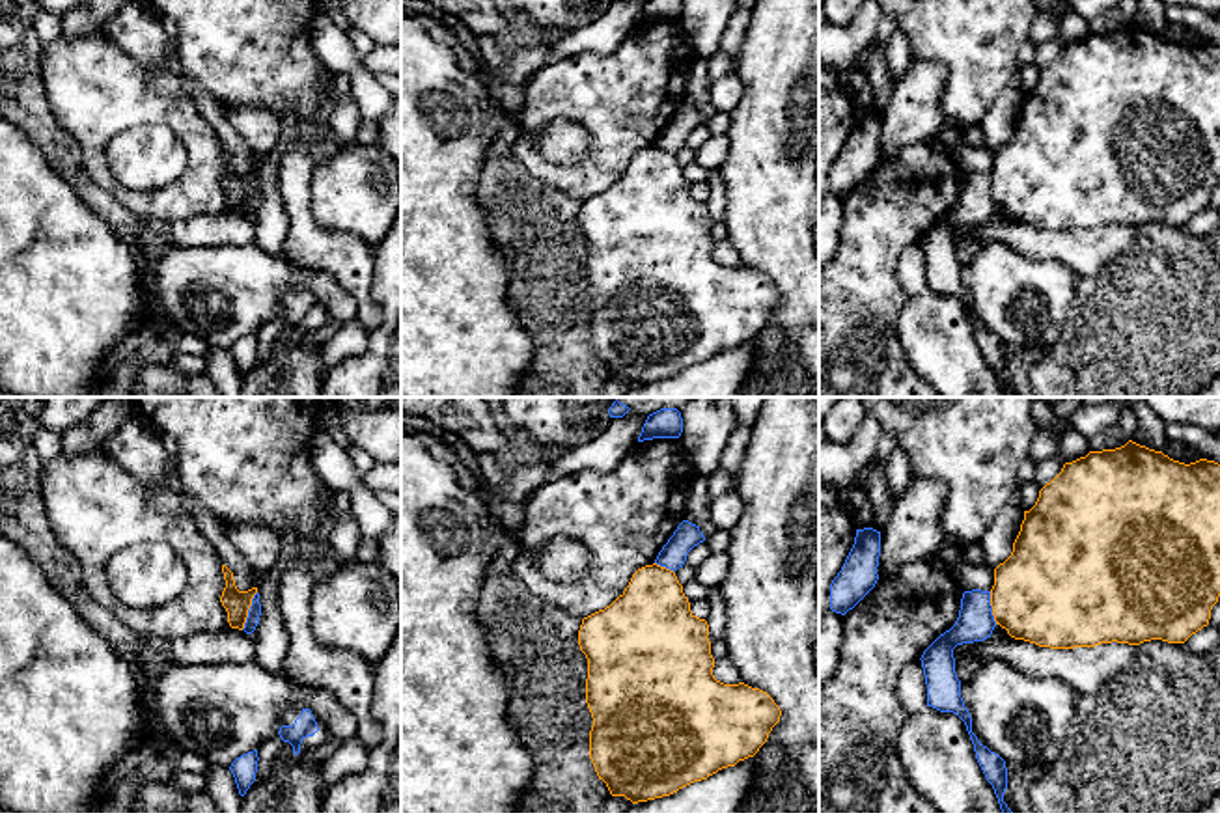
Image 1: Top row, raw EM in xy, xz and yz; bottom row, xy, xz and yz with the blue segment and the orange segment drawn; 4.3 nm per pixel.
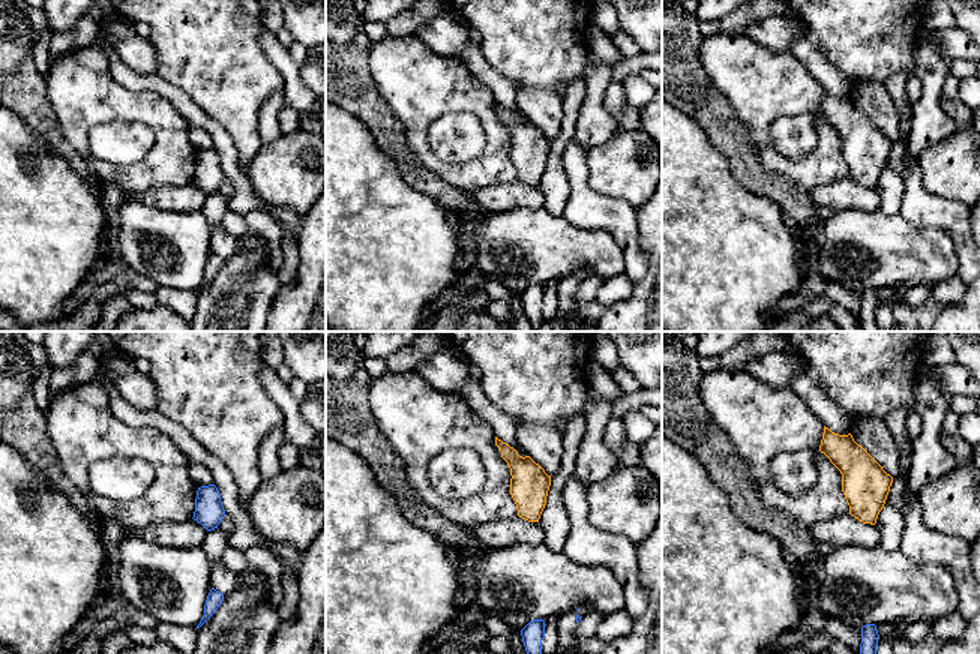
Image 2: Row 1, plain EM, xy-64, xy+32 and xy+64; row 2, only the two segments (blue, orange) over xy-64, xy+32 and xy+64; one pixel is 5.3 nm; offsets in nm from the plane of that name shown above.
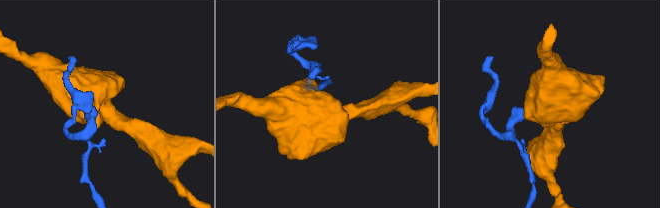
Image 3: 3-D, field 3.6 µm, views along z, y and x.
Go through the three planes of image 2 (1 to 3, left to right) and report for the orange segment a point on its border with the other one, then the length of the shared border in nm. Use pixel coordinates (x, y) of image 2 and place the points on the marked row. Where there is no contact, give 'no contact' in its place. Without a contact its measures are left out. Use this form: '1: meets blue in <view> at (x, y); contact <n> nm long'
1: no contact
2: no contact
3: no contact

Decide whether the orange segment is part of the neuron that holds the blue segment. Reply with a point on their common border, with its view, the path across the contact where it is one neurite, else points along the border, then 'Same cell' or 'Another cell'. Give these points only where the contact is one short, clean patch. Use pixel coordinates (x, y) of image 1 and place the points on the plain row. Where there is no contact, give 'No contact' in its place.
Touches blue at xy (249, 192). Boundary: xy (256, 174), (241, 211). Another cell

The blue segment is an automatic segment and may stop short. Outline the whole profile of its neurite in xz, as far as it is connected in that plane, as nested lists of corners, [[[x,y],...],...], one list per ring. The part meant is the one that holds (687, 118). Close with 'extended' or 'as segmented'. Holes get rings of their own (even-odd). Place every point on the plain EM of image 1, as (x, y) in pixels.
[[[683,103],[659,134],[655,145],[675,155],[685,147],[688,134],[703,123],[705,119],[700,114],[700,108]]] | as segmented

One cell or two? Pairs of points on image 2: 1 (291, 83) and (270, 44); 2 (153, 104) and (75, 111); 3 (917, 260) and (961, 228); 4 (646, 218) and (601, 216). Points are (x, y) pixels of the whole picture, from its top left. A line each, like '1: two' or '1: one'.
1: one
2: one
3: two
4: two

